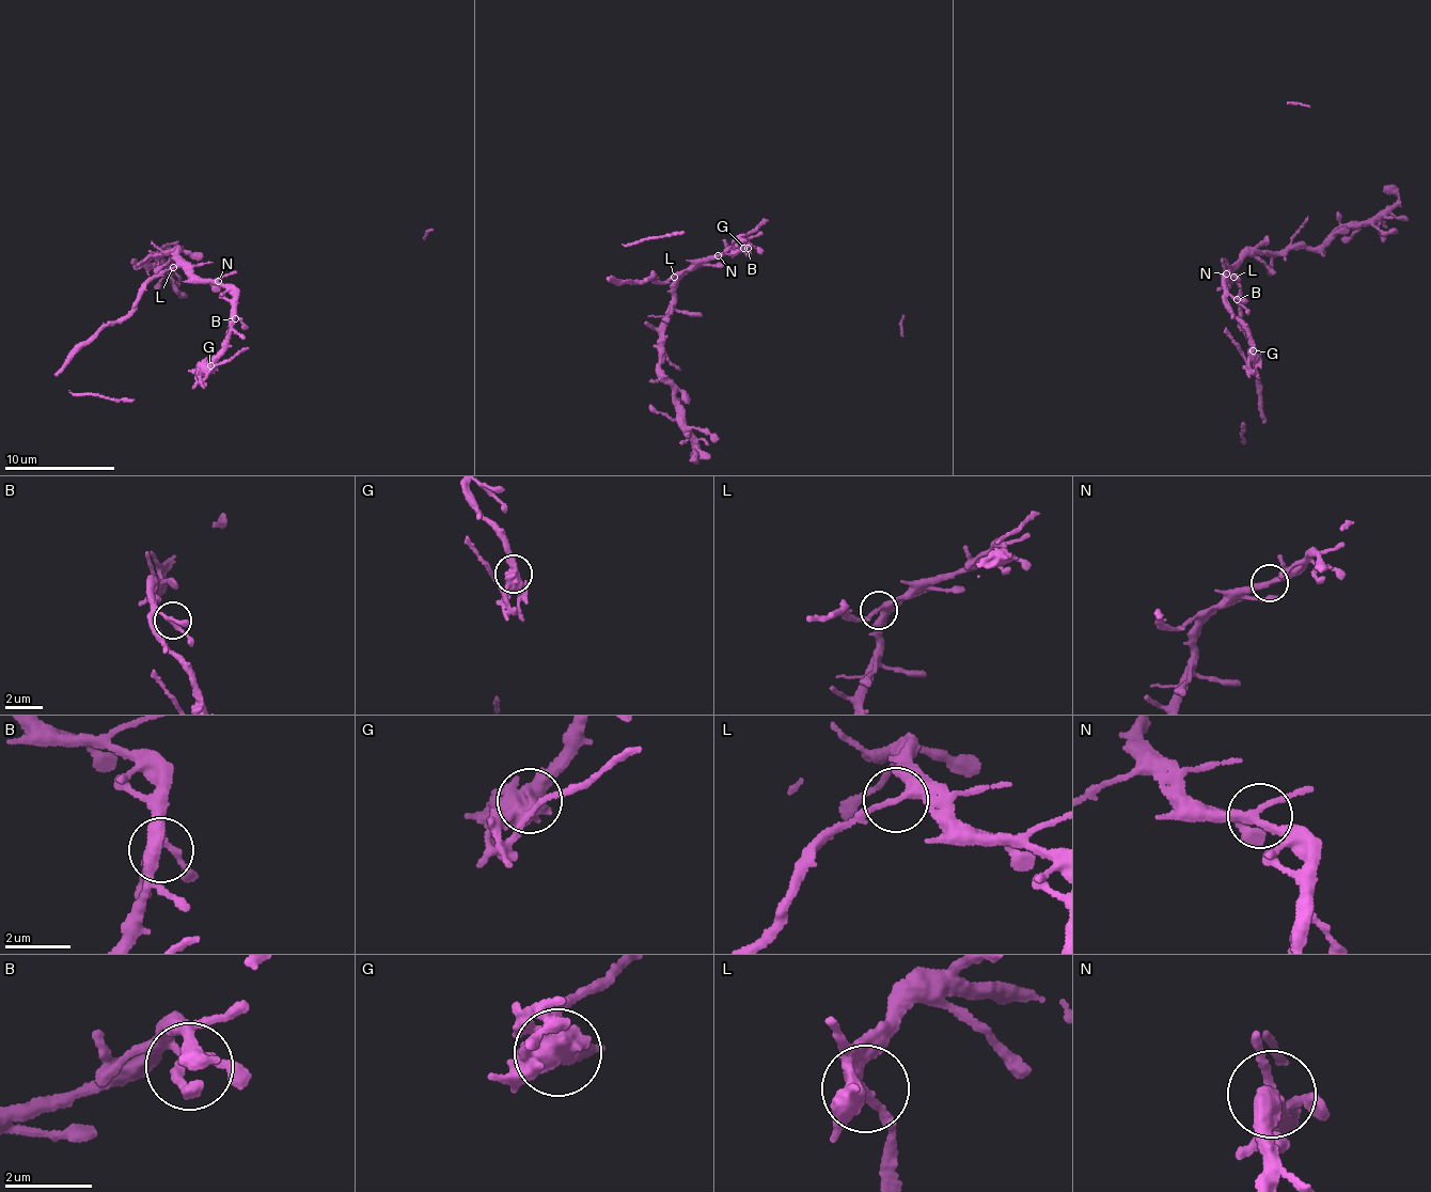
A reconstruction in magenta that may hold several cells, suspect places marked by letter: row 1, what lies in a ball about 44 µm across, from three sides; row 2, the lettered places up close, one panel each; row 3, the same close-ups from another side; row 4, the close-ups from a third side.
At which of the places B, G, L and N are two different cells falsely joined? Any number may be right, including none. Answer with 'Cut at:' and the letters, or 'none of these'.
Cut at: G, L

